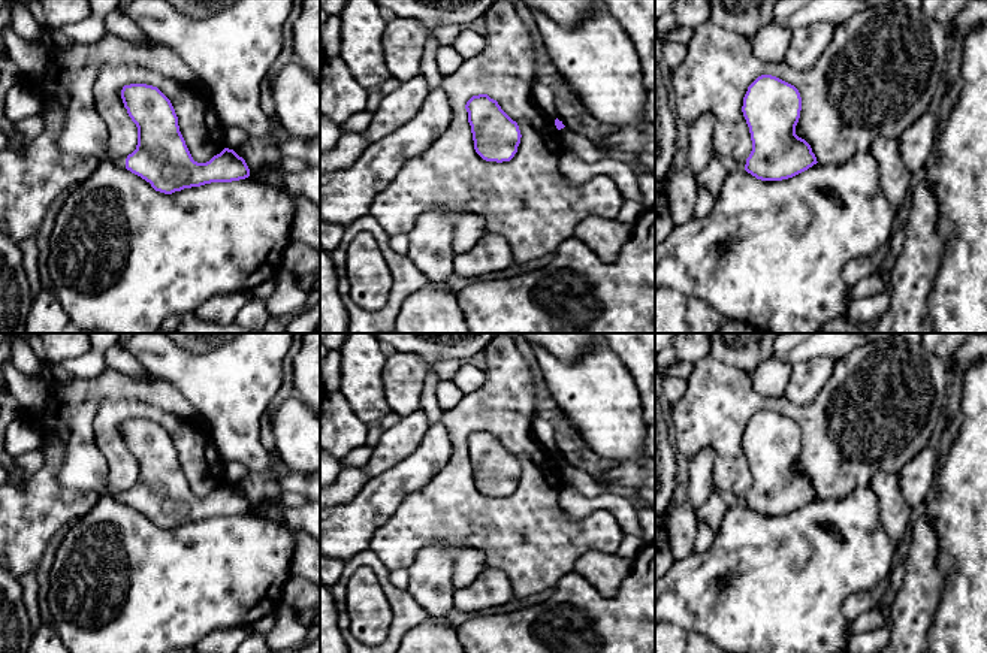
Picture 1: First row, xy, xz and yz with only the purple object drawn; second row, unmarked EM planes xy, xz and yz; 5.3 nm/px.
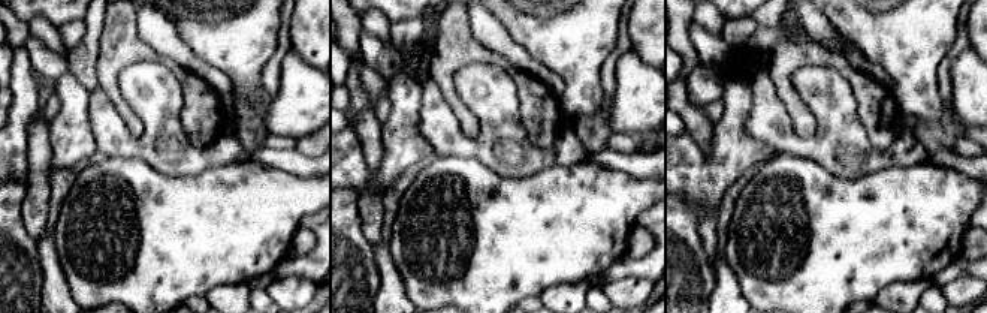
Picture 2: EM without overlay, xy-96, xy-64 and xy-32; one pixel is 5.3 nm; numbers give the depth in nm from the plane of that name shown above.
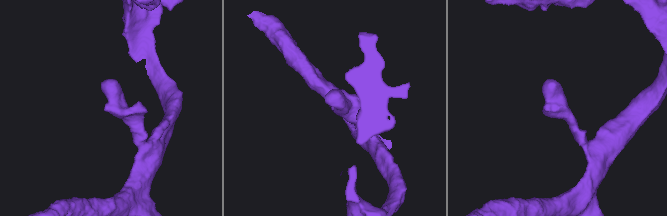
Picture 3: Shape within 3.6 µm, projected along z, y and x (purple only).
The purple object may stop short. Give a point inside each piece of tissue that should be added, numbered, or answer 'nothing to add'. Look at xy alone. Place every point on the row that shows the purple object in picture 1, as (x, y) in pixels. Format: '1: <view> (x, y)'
1: xy (69, 78)

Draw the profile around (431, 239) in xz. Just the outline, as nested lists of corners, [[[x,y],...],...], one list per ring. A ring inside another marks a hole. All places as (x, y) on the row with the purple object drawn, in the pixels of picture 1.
[[[432,206],[423,211],[408,233],[407,257],[432,284],[447,284],[453,273],[455,217],[467,214],[456,206]]]

